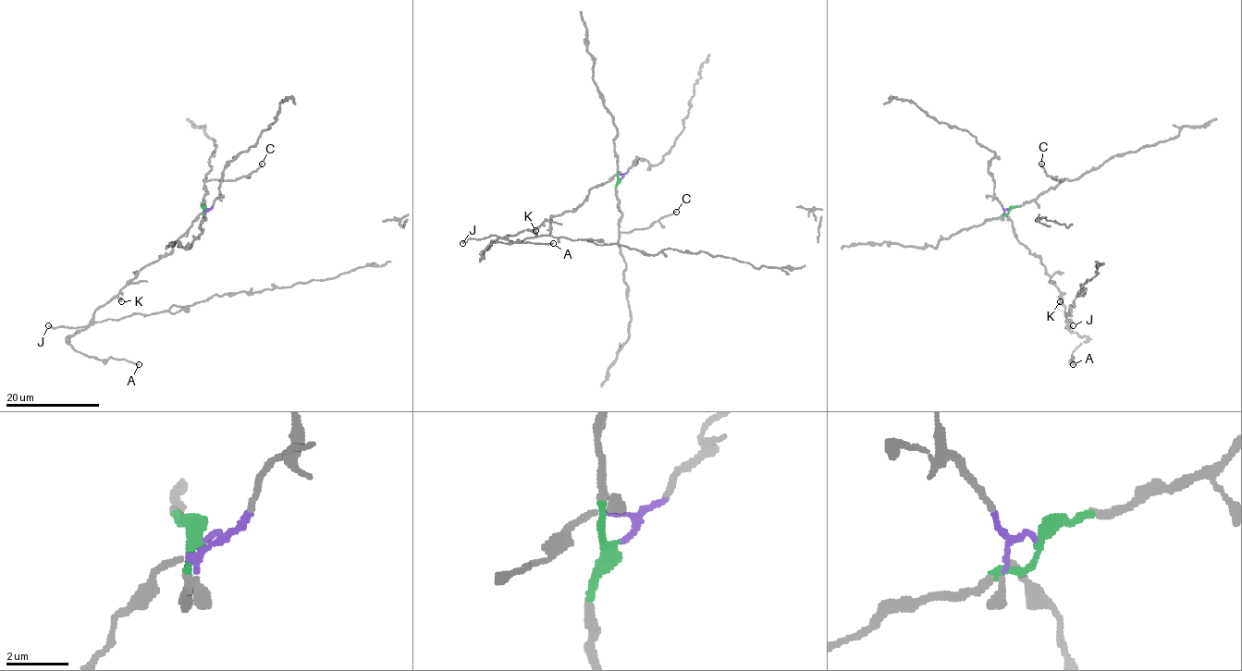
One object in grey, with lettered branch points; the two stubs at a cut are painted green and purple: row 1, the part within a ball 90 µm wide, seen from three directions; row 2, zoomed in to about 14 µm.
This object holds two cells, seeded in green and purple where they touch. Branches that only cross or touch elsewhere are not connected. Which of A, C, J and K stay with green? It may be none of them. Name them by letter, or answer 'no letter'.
C

